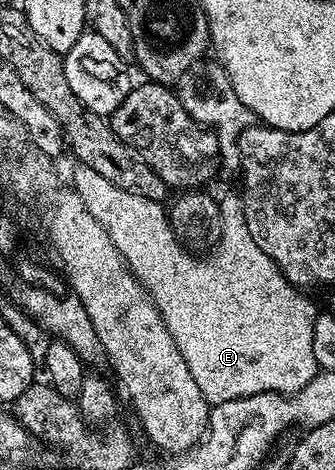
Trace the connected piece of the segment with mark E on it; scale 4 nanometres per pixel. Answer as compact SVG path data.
M83 161L75 165L71 186L78 197L82 197L86 209L90 209L90 213L106 229L110 241L114 241L118 253L128 264L129 271L144 286L148 298L159 309L170 337L174 337L174 345L178 345L178 353L182 353L182 361L186 361L186 369L190 369L194 382L198 389L202 389L202 397L209 405L267 391L275 395L292 395L310 385L318 370L314 361L317 308L312 308L311 301L304 296L307 294L293 287L275 261L258 249L258 241L250 237L244 201L239 194L219 200L220 242L207 257L197 257L181 244L172 231L170 215L163 202L124 192Z

